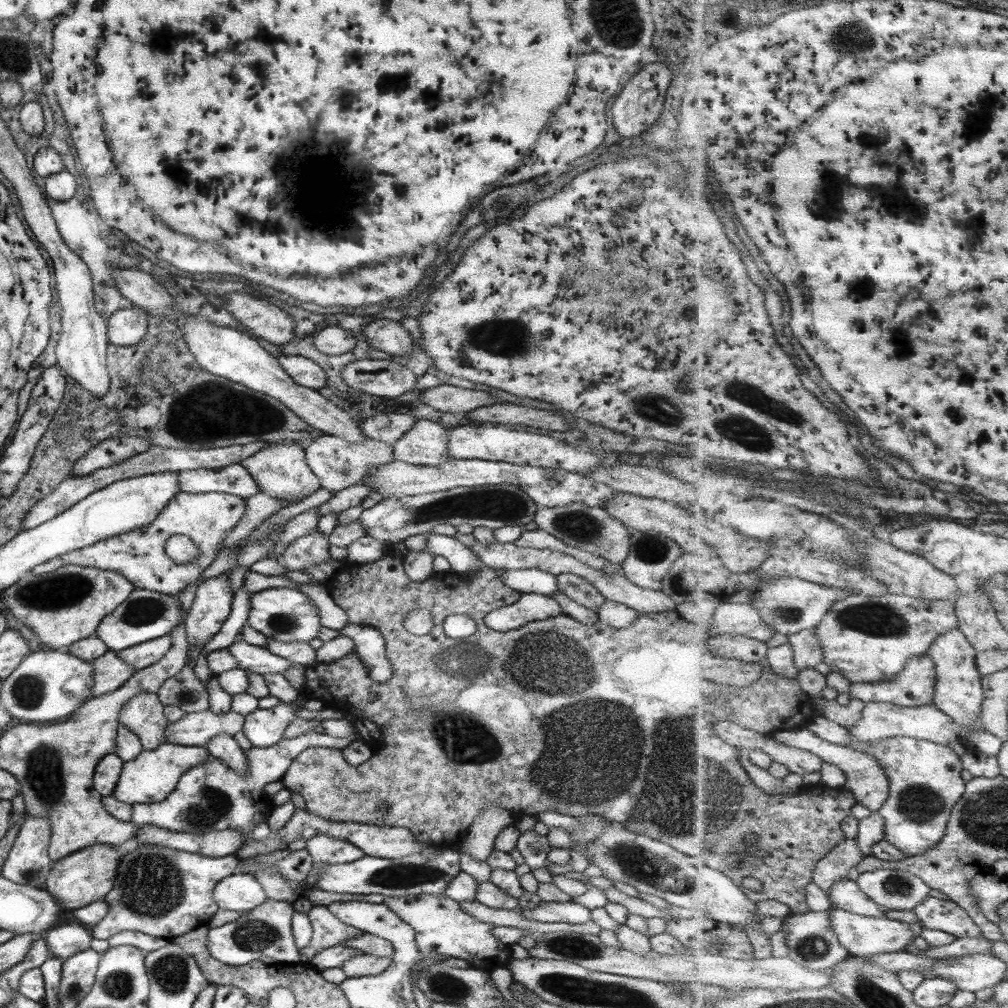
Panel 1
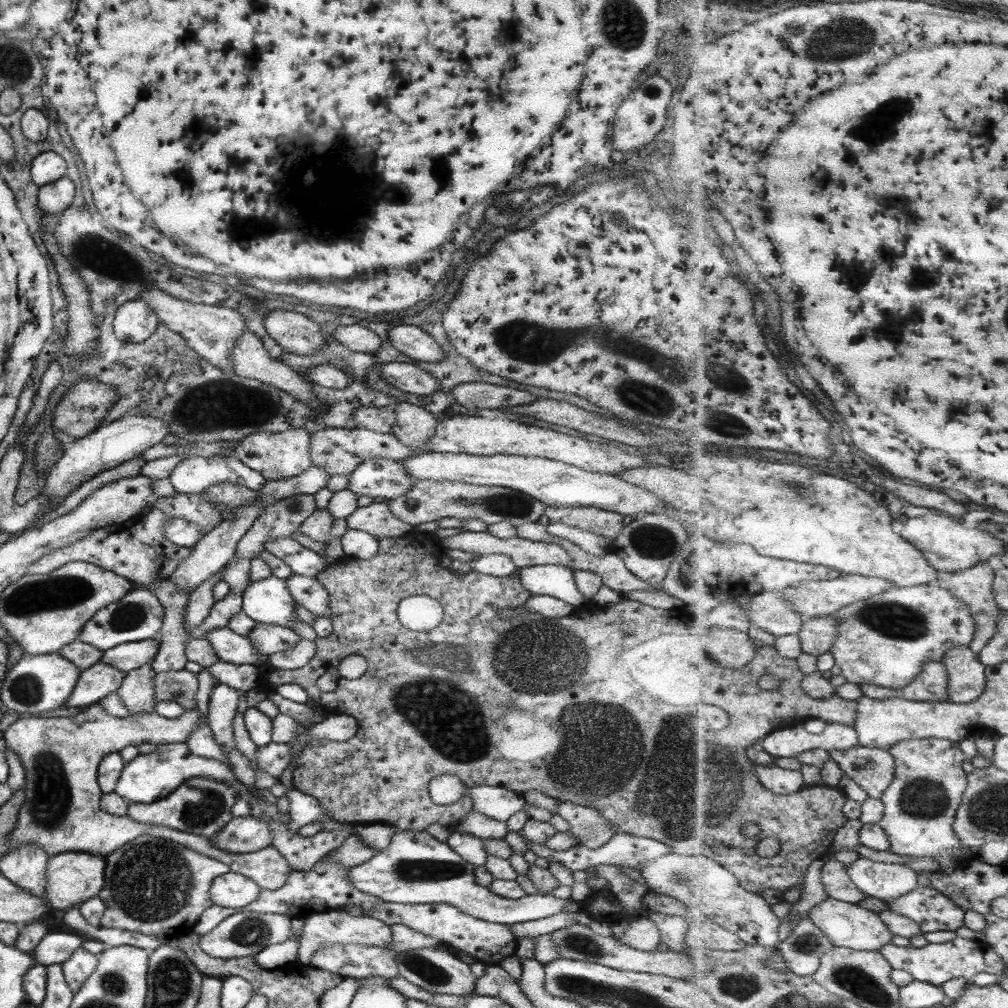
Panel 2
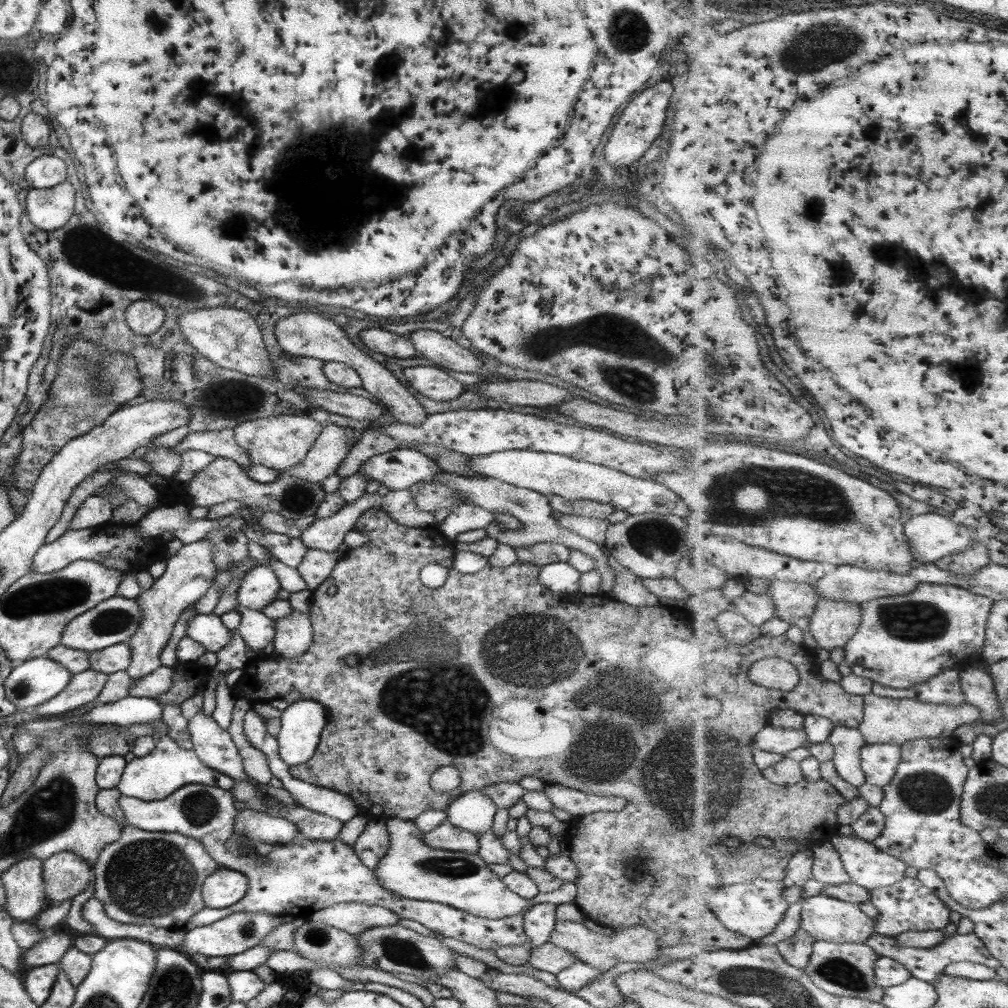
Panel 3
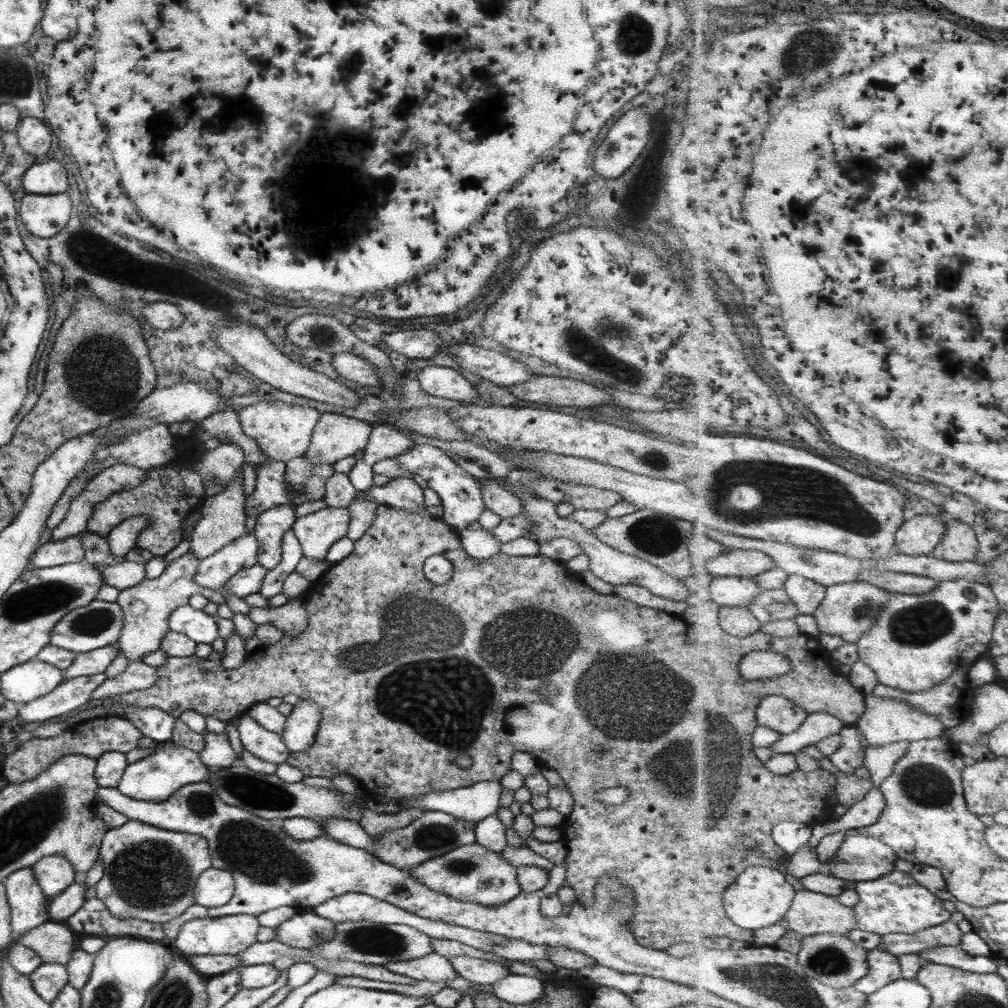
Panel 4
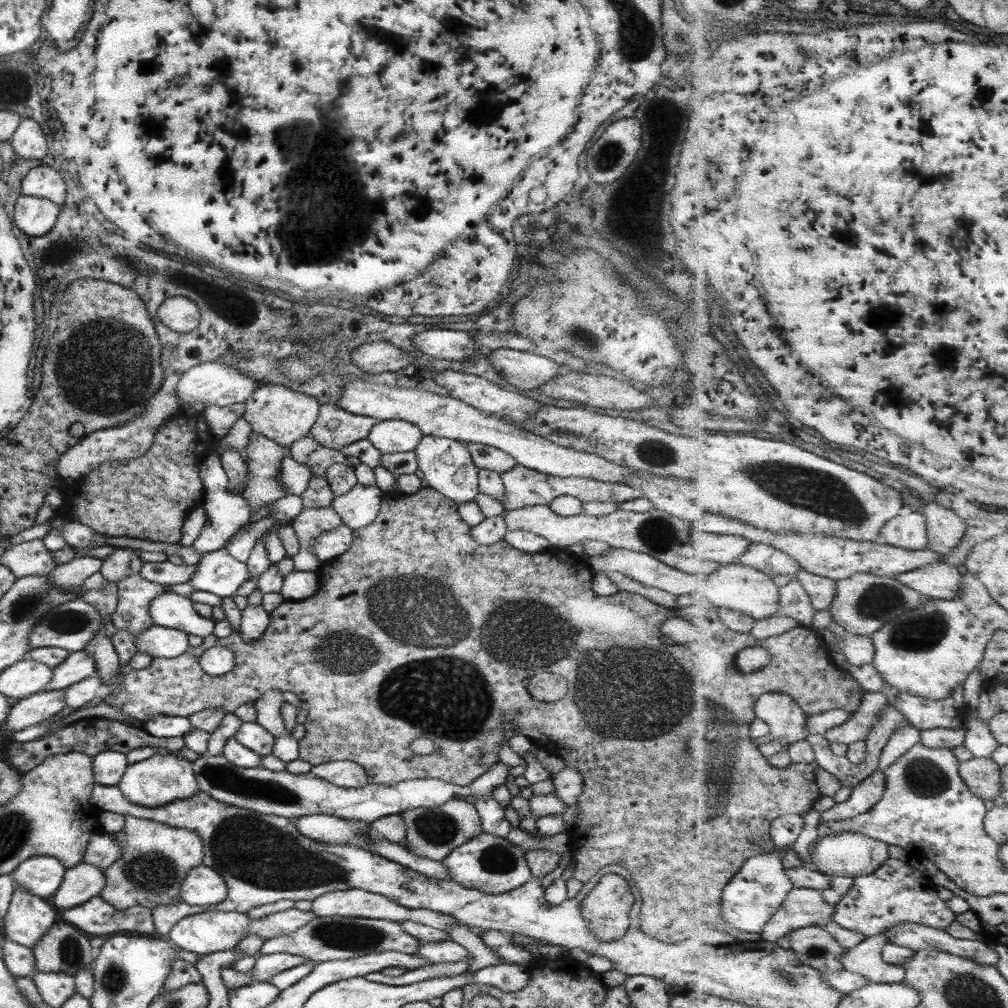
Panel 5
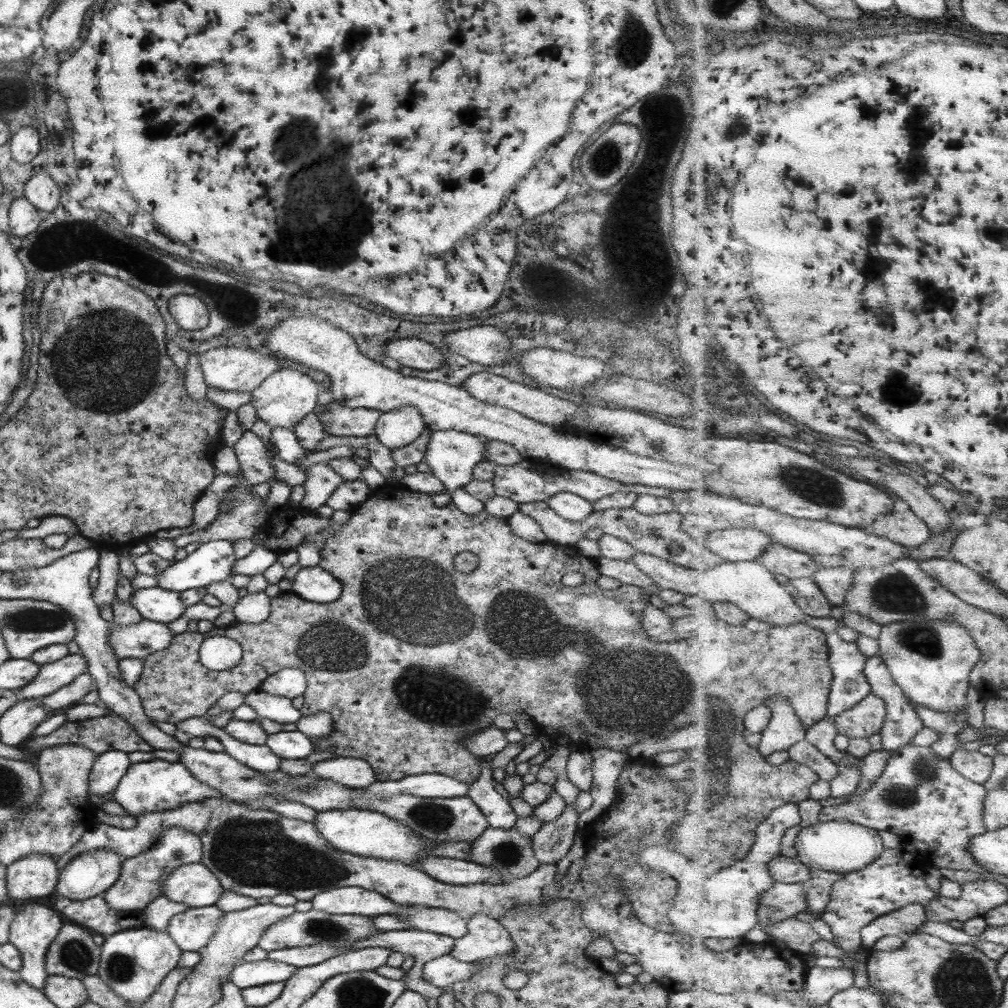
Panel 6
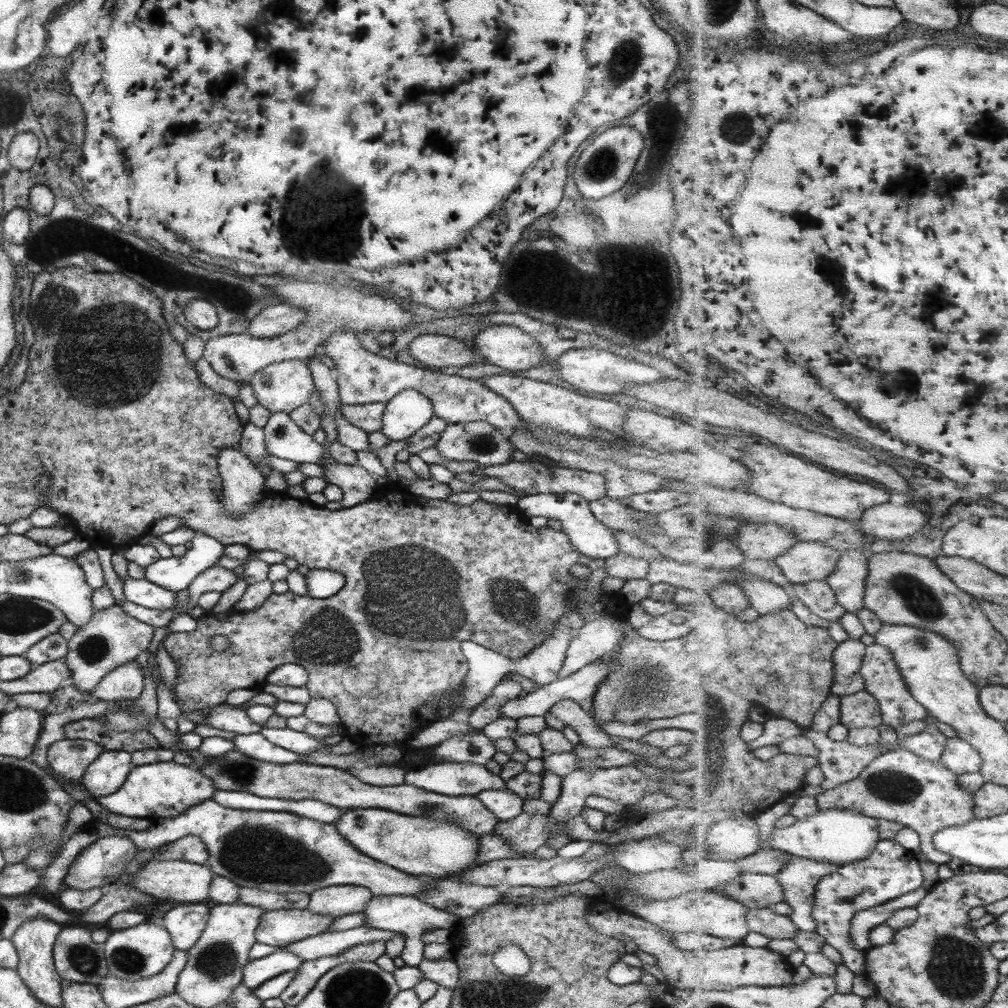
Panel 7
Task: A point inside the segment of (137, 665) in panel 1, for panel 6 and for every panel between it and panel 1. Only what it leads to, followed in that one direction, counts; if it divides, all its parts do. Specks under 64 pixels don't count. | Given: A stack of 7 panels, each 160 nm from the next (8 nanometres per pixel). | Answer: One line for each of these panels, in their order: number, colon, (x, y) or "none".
2: (125, 657)
3: (116, 657)
4: (93, 662)
5: (77, 666)
6: (51, 676)

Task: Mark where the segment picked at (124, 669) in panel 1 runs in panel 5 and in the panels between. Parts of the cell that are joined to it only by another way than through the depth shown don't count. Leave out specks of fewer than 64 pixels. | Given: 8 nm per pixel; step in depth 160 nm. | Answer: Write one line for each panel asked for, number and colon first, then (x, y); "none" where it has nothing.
2: (100, 679)
3: (83, 687)
4: (65, 697)
5: (28, 711)

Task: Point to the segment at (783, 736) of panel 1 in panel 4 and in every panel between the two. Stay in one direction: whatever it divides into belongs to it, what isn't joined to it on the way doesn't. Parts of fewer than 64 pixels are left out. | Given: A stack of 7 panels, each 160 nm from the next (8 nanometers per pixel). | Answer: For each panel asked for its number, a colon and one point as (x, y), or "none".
2: (874, 769)
3: (880, 762)
4: (881, 761)

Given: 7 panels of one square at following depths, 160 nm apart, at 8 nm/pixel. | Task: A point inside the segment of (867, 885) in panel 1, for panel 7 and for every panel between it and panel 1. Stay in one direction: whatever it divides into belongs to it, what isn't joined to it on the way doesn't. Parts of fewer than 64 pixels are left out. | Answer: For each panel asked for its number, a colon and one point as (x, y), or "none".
2: (887, 882)
3: (868, 865)
4: (861, 858)
5: (850, 854)
6: (837, 846)
7: (841, 836)

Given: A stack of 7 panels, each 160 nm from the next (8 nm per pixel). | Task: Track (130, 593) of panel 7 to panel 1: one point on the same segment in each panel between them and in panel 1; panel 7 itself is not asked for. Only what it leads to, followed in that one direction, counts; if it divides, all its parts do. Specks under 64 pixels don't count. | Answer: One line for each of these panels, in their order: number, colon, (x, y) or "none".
1: (255, 659)
2: (229, 647)
3: (207, 629)
4: (199, 627)
5: (169, 610)
6: (154, 604)

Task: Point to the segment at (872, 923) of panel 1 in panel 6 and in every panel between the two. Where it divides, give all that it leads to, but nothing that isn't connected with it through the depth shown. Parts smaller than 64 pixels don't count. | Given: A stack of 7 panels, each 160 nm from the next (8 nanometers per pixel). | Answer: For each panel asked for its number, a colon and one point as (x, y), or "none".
2: (848, 925)
3: (824, 917)
4: (812, 913)
5: (804, 907)
6: (783, 901)

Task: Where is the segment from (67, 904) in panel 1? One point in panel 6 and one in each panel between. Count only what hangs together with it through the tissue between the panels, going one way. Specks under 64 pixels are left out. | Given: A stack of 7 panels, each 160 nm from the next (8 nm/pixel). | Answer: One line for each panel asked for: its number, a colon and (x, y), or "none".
2: (71, 878)
3: (64, 874)
4: (53, 874)
5: (41, 876)
6: (34, 876)

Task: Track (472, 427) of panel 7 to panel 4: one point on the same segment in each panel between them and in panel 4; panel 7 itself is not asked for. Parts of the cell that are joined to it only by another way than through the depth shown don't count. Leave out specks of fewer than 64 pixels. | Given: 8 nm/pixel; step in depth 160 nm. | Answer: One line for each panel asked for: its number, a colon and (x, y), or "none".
4: (460, 496)
5: (445, 464)
6: (451, 456)

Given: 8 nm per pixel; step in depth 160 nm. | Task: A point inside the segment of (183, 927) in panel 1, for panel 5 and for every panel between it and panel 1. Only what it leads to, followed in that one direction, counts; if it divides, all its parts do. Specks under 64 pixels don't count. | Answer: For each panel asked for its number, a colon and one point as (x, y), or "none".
2: (151, 885)
3: (155, 878)
4: (148, 873)
5: (154, 858)

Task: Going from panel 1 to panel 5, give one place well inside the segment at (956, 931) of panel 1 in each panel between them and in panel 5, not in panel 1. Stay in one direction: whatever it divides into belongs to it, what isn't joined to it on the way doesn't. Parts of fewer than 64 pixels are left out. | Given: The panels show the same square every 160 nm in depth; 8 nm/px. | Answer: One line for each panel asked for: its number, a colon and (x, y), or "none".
2: (933, 911)
3: (908, 905)
4: (897, 903)
5: (896, 893)

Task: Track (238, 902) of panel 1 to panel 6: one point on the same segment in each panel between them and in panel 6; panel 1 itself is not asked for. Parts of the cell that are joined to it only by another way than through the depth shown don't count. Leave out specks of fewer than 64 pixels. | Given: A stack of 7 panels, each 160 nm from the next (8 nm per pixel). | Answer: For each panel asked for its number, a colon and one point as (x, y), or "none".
2: (230, 890)
3: (224, 887)
4: (214, 887)
5: (203, 886)
6: (193, 885)

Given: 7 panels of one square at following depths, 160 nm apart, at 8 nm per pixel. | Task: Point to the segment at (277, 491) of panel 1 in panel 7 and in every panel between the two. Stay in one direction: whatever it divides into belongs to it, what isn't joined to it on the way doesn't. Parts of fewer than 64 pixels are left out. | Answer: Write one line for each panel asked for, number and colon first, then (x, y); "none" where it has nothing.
2: (274, 455)
3: (279, 443)
4: (282, 431)
5: (280, 414)
6: (286, 397)
7: (284, 386)

